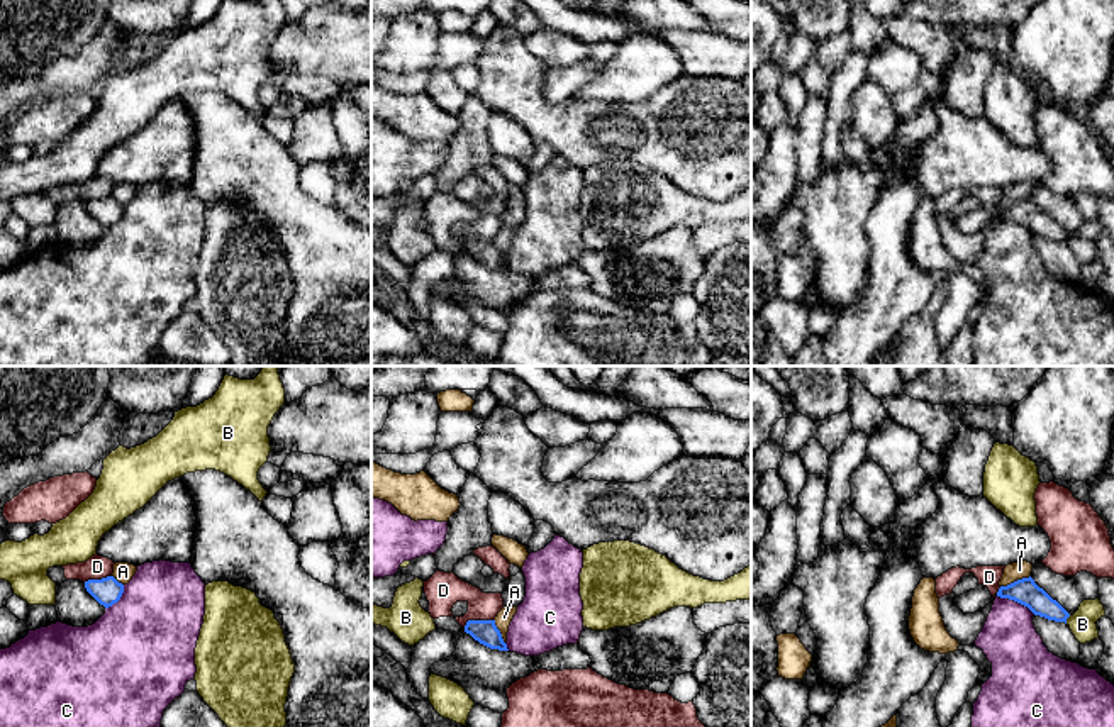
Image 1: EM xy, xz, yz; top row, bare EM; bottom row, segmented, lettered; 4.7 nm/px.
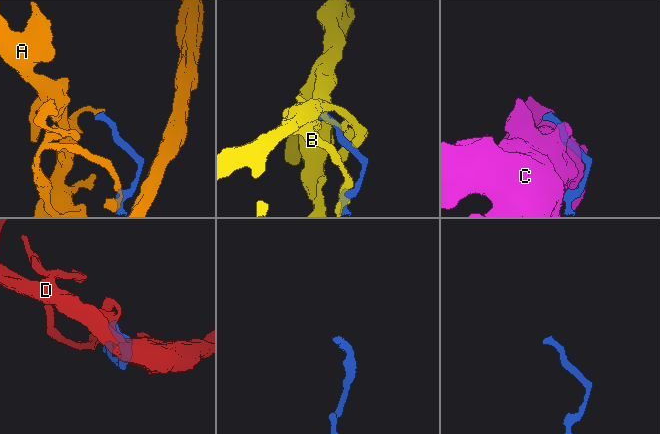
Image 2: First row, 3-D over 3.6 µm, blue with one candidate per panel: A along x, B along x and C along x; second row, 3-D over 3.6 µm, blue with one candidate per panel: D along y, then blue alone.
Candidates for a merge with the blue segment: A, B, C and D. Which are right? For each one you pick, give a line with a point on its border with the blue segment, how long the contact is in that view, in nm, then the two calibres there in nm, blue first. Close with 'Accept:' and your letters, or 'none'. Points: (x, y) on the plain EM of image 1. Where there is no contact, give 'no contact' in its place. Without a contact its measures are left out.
Accept: none

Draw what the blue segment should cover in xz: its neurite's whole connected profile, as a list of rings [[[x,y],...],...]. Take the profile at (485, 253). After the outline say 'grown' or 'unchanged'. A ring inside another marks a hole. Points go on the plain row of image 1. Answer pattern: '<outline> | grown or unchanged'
[[[468,241],[465,253],[490,269],[509,271],[495,241]]] | unchanged

